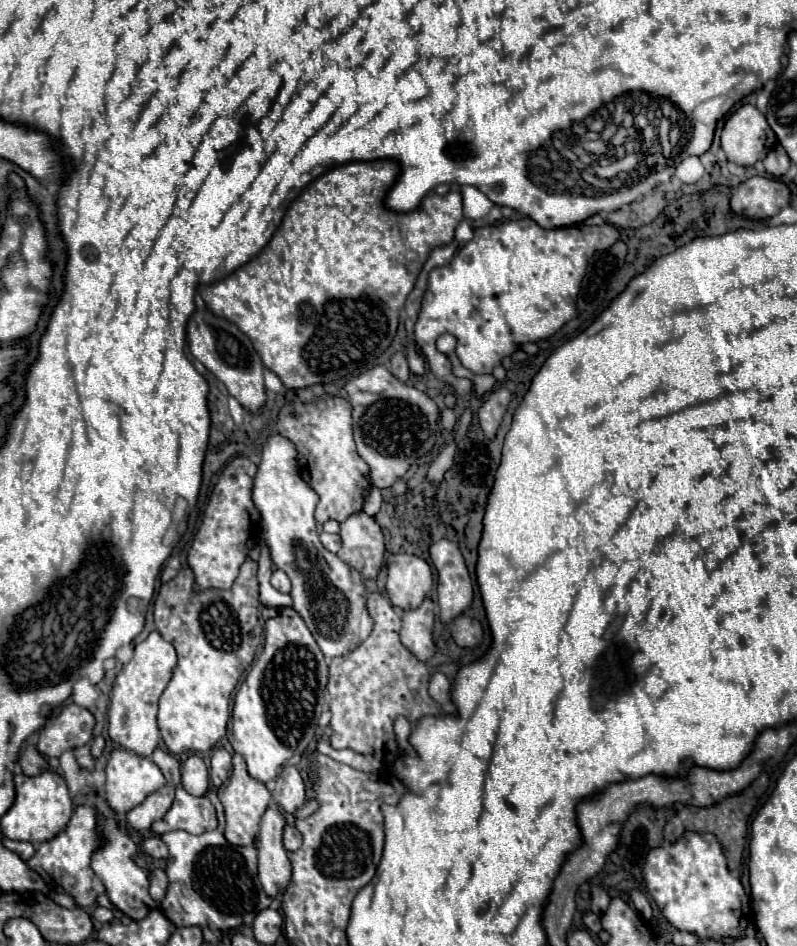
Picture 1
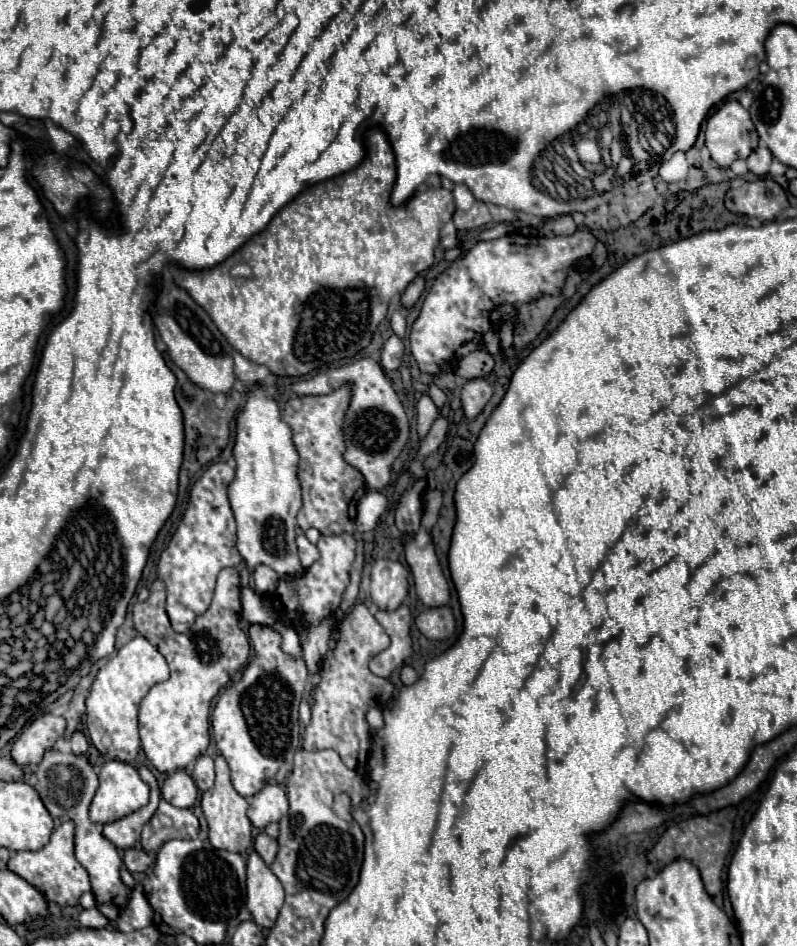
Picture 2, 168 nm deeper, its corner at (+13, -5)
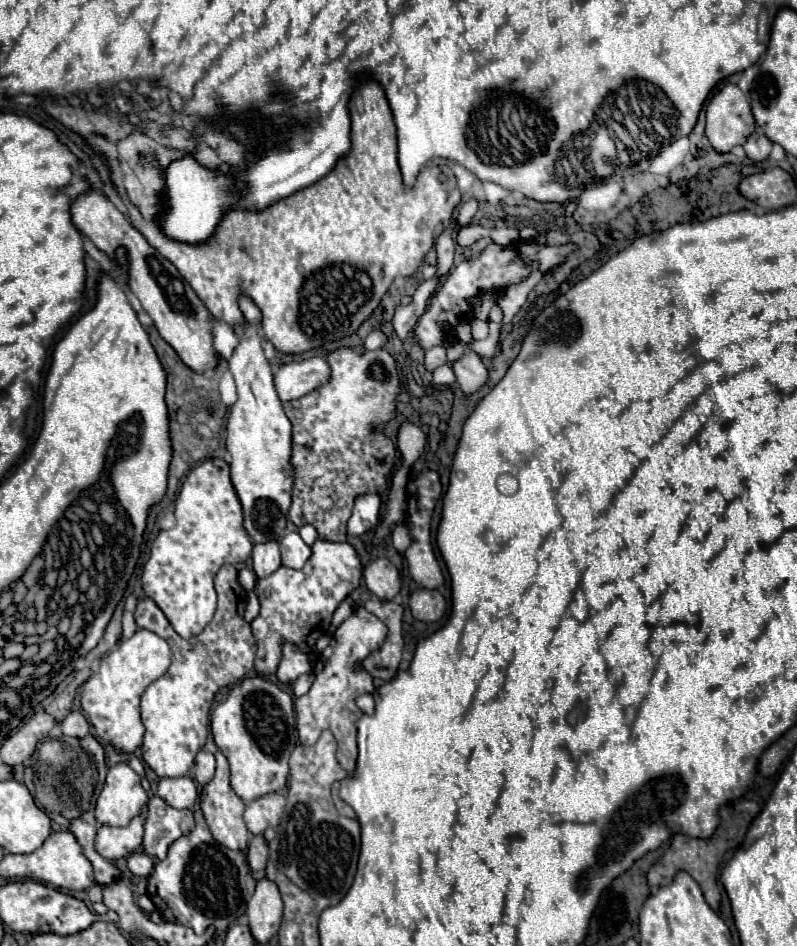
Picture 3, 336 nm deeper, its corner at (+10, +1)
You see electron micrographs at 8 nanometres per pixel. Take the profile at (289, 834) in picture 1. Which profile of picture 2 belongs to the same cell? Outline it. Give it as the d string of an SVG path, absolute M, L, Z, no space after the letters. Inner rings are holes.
M260 832L256 836L256 842L254 842L254 850L264 858L266 864L272 864L276 854L278 854L278 840L268 836L266 832Z

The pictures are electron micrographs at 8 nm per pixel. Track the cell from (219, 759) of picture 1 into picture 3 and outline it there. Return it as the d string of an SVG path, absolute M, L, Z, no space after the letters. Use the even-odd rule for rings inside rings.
M201 750L197 756L195 756L195 766L193 766L193 776L199 784L207 784L211 778L213 778L213 772L215 772L215 756L211 752L205 752Z

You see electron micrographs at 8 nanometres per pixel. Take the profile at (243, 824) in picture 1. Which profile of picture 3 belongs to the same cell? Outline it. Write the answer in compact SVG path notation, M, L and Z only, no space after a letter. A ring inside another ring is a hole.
M215 752L215 758L217 758L215 776L213 776L213 780L201 792L201 810L203 810L203 816L205 816L207 824L209 824L209 830L213 832L213 838L219 844L225 844L229 850L247 852L247 834L249 832L247 832L245 822L243 822L245 804L233 792L233 788L229 786L229 762L227 762L227 758L221 752Z

